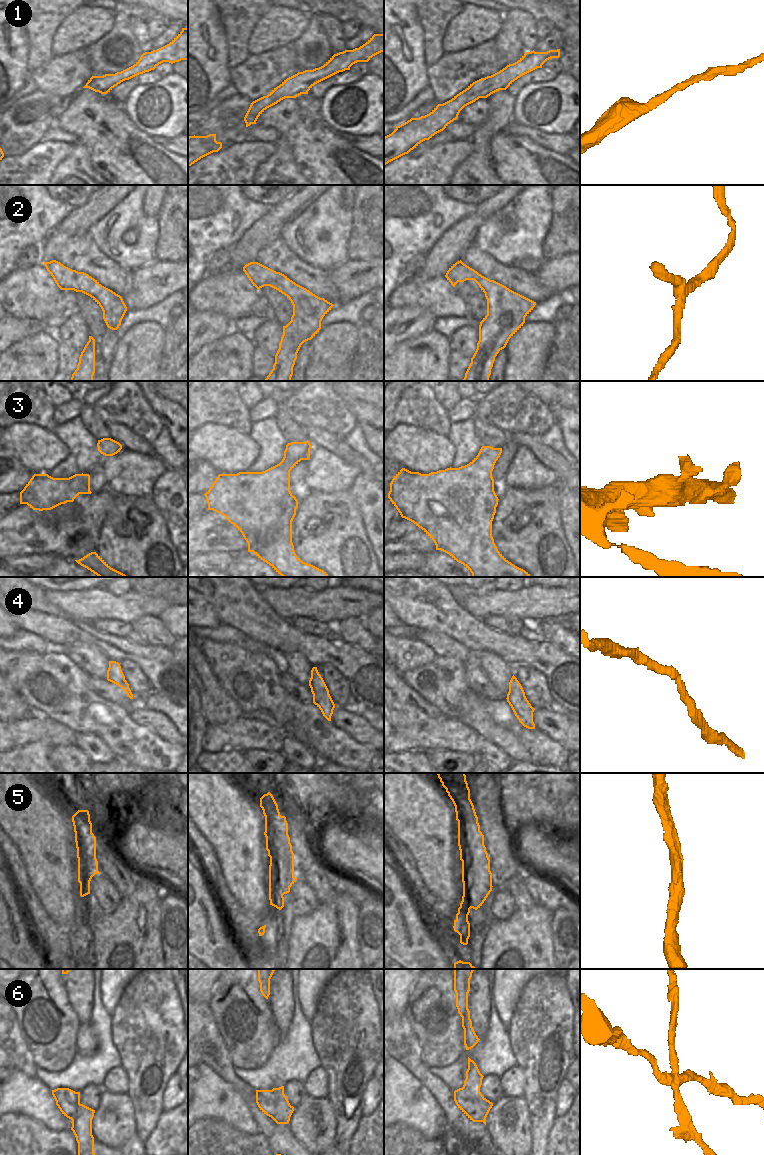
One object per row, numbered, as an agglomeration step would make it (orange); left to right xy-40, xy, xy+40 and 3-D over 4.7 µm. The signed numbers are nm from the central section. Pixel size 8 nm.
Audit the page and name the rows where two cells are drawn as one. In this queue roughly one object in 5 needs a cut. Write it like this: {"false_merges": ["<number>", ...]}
{"false_merges": ["6"]}

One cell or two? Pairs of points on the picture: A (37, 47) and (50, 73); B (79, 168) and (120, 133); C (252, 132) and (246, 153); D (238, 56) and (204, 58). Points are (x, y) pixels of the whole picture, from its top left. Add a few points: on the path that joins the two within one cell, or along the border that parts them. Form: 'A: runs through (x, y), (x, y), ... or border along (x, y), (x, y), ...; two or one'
A: border along (52, 56), (46, 63), (30, 72); two
B: border along (78, 143), (87, 149), (91, 165), (100, 174); two
C: border along (238, 141), (258, 140), (271, 141), (273, 143); two
D: border along (225, 34), (227, 66), (230, 69); two

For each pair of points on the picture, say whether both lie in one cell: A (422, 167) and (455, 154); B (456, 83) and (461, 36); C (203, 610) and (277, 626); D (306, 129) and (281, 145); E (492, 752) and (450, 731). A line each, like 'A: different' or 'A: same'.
A: same
B: different
C: different
D: different
E: different

